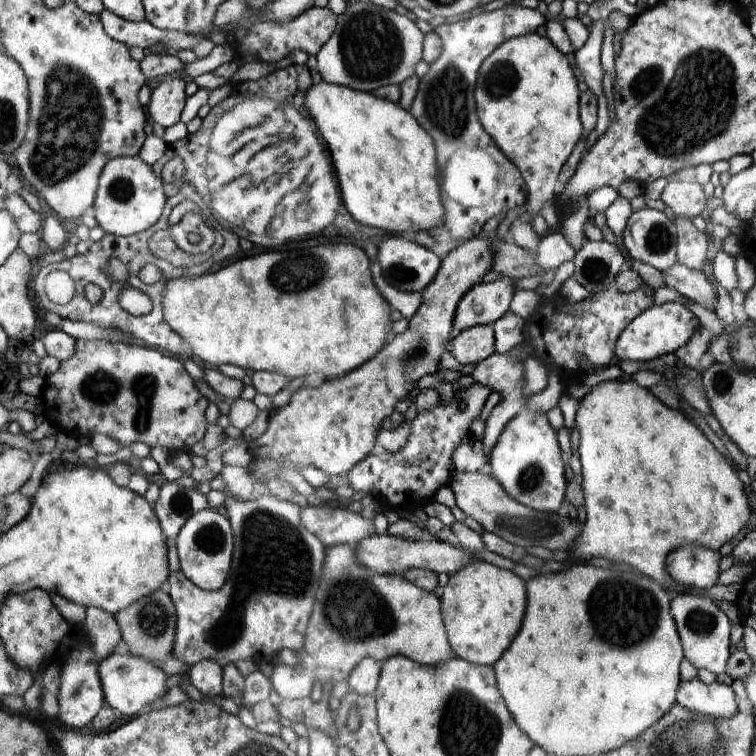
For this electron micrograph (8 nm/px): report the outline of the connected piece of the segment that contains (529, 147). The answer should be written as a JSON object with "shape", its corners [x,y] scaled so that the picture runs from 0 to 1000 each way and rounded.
{"shape":[[[712,44],[690,46],[665,56],[634,90],[628,114],[628,136],[632,161],[659,196],[685,221],[697,249],[697,287],[705,288],[725,267],[734,265],[733,243],[743,218],[762,193],[770,190],[770,161],[765,152],[767,119],[762,102],[766,98],[722,49]]]}

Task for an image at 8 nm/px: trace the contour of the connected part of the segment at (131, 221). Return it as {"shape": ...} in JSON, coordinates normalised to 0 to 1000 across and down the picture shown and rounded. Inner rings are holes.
{"shape":[[[156,208],[140,216],[131,230],[131,245],[122,272],[128,296],[143,310],[168,313],[206,302],[216,286],[220,258],[212,234],[183,208]]]}

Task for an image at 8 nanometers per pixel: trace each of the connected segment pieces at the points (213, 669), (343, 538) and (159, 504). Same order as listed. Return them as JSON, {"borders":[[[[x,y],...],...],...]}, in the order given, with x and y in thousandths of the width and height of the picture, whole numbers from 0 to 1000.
{"borders":[[[[272,872],[254,880],[246,890],[257,905],[278,927],[288,927],[295,918],[294,876]]],[[[454,667],[447,672],[434,668],[398,671],[402,696],[417,706],[431,724],[458,718],[467,724],[478,714],[495,708],[495,692],[476,679],[460,676]]],[[[225,638],[210,646],[210,657],[204,665],[202,676],[217,706],[231,713],[243,692],[258,677],[275,672],[280,671],[272,656],[249,643]]]]}

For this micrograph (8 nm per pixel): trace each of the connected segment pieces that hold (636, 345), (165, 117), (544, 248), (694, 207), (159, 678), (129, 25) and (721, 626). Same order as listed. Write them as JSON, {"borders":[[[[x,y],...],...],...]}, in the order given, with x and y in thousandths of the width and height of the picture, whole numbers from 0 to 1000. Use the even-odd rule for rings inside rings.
{"borders":[[[[886,398],[873,405],[860,406],[829,427],[810,464],[810,475],[812,479],[816,475],[819,478],[854,479],[856,475],[862,476],[874,472],[877,468],[890,471],[899,458],[905,458],[915,447],[915,442],[923,431],[926,431],[923,419],[897,398]]],[[[226,103],[202,110],[200,134],[196,139],[196,151],[200,151],[204,164],[218,171],[238,159],[247,127],[245,114],[249,106]]],[[[737,304],[714,313],[706,339],[710,348],[724,360],[729,354],[738,354],[741,349],[749,352],[749,345],[755,341],[757,335],[757,324]]],[[[889,239],[880,246],[874,265],[890,288],[921,288],[934,280],[931,247],[921,239]]],[[[148,864],[138,873],[132,873],[130,886],[139,930],[144,931],[157,947],[185,946],[193,940],[197,931],[222,914],[218,907],[222,894],[218,889],[188,869]]],[[[135,13],[131,20],[132,29],[138,41],[151,53],[165,57],[171,63],[187,62],[200,63],[222,61],[226,65],[237,69],[241,65],[253,65],[269,50],[275,50],[271,46],[249,46],[245,42],[235,40],[214,40],[198,32],[194,26],[185,29],[175,29],[167,26],[146,13]]],[[[913,784],[889,786],[886,812],[892,819],[903,857],[903,866],[923,885],[934,885],[950,894],[960,886],[960,876],[970,858],[966,853],[966,819],[944,795]]]]}

